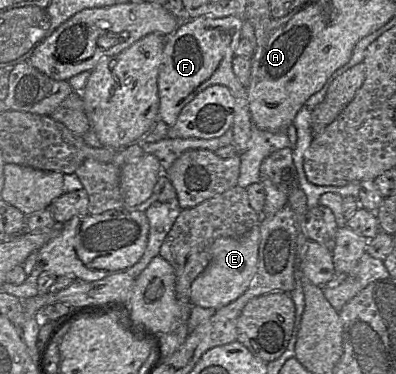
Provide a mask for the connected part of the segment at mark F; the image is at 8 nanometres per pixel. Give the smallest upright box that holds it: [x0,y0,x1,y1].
[157,16,252,154]

